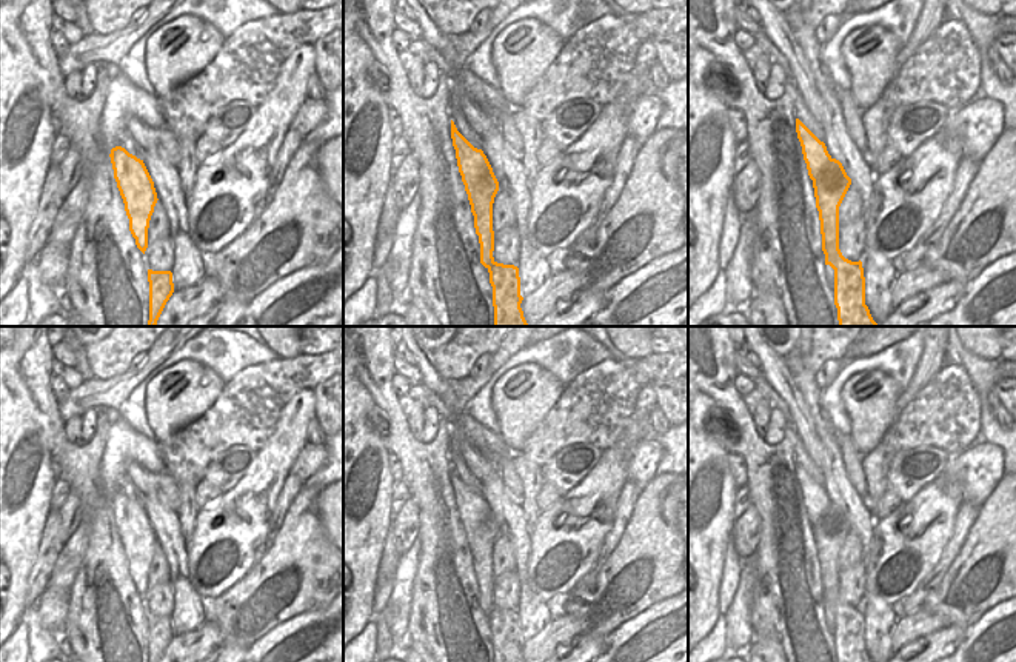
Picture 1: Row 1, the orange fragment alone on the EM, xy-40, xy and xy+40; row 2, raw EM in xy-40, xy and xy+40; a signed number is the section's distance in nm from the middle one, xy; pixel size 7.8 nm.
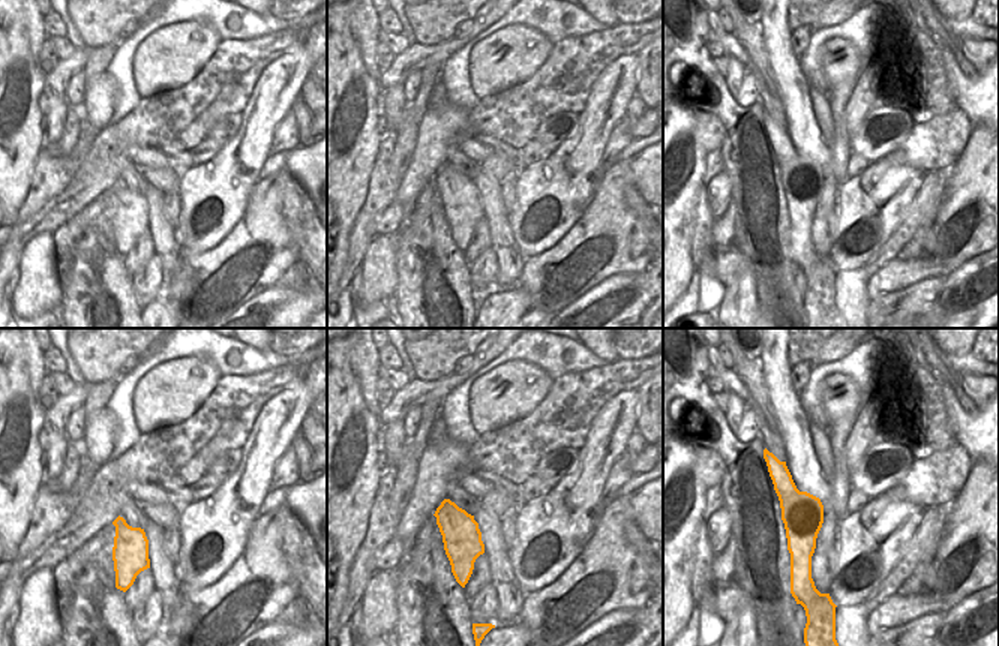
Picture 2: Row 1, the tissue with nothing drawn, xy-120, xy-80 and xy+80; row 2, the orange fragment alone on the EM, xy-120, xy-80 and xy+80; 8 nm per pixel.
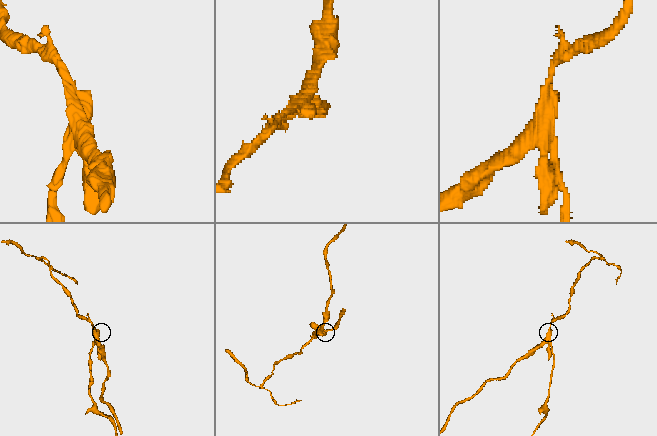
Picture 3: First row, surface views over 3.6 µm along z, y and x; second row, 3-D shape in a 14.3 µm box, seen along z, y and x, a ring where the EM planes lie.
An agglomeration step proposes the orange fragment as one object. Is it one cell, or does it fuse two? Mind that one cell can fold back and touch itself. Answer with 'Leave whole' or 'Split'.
Split

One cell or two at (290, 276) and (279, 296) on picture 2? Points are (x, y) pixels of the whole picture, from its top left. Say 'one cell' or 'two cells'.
two cells

